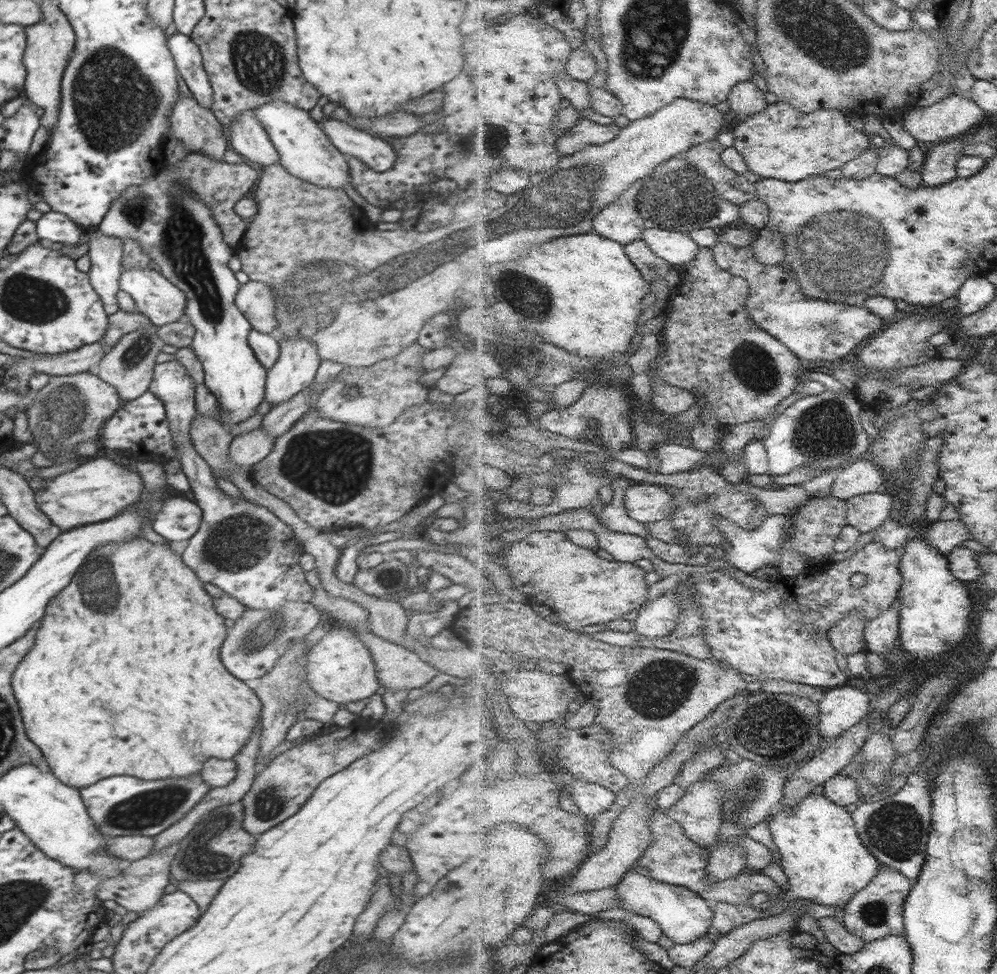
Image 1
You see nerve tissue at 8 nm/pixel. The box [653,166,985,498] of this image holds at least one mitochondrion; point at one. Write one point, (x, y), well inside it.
(848, 250)

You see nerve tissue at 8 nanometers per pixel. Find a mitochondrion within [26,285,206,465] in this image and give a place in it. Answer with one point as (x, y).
(60, 416)

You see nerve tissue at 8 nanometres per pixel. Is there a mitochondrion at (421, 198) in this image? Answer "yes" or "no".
no

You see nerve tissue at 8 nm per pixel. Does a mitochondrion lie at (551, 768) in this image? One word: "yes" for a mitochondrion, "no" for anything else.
no

